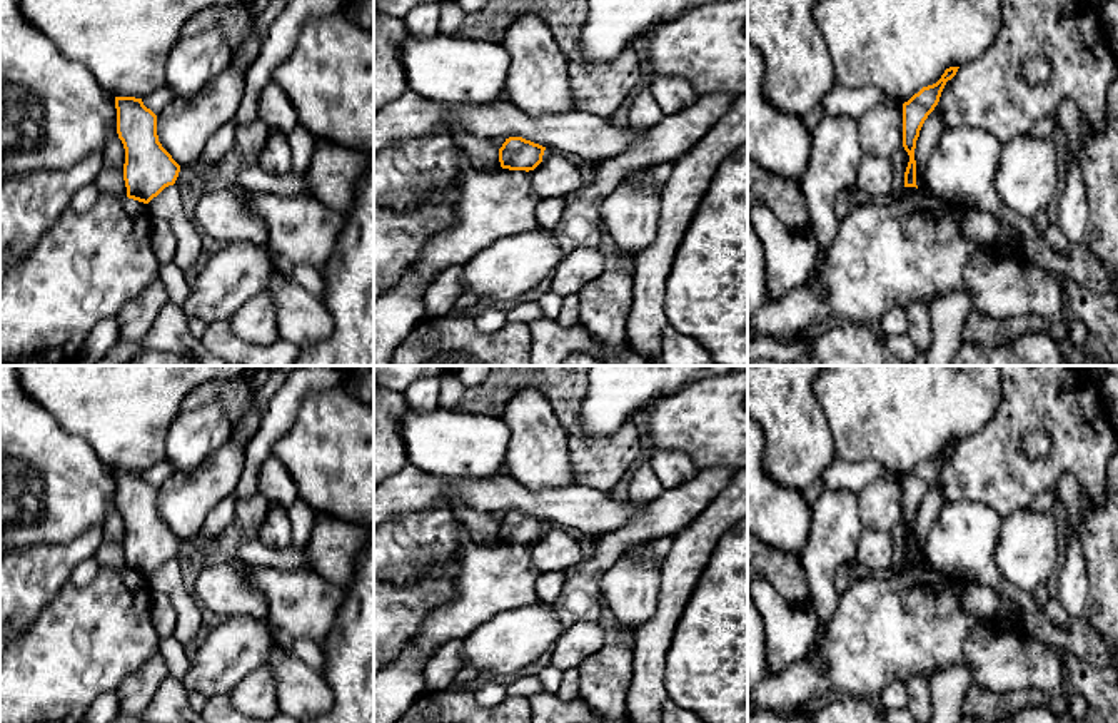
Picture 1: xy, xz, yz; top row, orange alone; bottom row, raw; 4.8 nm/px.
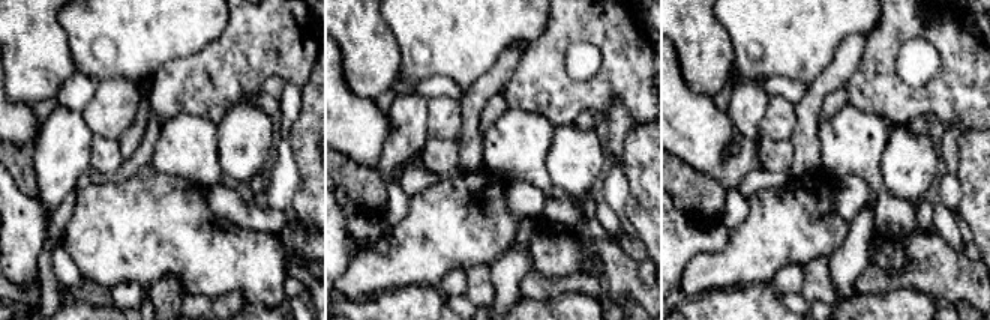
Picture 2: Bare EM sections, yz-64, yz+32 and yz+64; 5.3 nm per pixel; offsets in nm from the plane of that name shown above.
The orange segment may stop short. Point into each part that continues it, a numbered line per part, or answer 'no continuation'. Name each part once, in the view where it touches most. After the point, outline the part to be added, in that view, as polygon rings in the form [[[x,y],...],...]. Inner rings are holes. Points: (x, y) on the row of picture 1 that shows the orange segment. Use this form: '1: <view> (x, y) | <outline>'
no continuation

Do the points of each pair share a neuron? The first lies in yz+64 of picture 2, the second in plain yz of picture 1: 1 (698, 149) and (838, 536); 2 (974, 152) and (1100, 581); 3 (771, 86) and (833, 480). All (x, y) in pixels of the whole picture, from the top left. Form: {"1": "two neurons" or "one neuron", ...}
{"1": "two neurons", "2": "one neuron", "3": "one neuron"}

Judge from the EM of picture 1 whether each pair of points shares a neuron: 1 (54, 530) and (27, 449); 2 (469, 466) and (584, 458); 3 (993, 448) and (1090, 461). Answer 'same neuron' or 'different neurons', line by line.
1: same neuron
2: different neurons
3: same neuron

